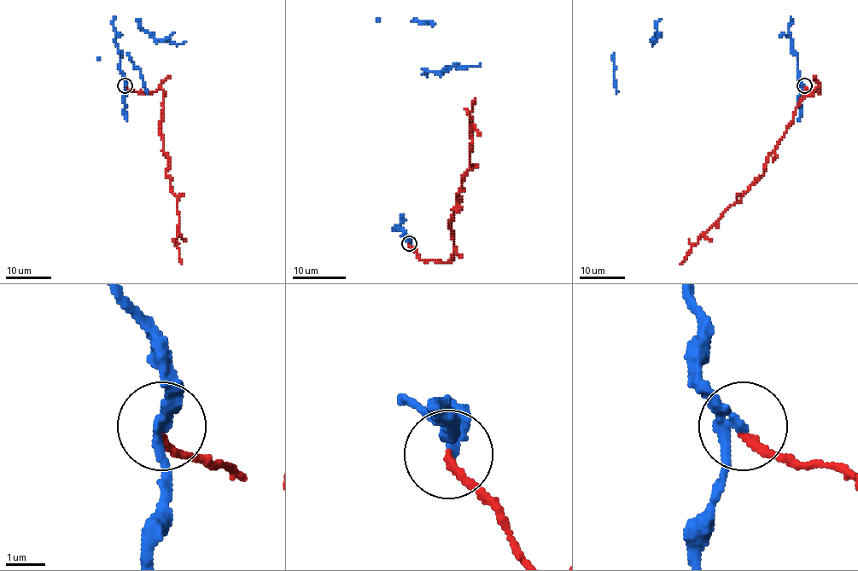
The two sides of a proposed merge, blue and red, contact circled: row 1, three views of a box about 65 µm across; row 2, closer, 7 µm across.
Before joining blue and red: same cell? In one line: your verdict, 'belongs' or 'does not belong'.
does not belong

